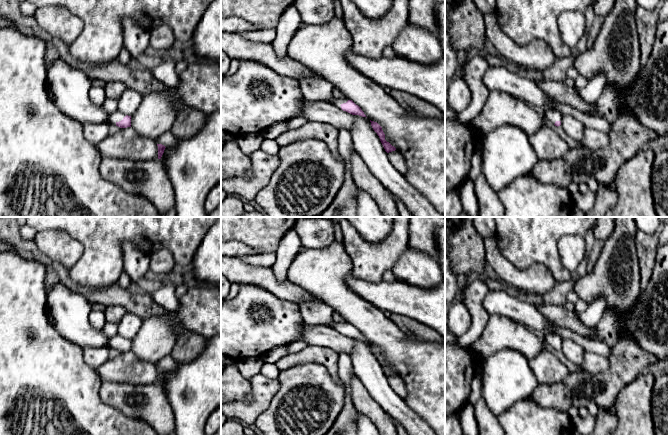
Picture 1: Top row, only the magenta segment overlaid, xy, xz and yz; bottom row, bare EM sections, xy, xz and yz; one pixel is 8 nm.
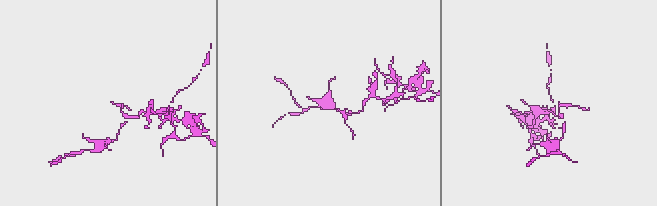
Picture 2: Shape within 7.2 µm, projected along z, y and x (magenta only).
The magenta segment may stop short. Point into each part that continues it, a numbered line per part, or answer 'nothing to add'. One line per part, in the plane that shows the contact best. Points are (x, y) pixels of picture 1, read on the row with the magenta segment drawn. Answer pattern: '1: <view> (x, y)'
1: xy (116, 116)

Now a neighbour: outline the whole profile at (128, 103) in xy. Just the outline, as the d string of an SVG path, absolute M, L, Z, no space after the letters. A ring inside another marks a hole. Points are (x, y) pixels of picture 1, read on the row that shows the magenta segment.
M127 88L117 100L117 110L124 113L125 115L132 116L137 111L142 99L142 94L133 89Z

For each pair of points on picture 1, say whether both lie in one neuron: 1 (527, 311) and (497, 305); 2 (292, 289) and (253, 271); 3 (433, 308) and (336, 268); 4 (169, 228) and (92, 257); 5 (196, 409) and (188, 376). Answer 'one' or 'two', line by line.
1: one
2: one
3: two
4: one
5: one

